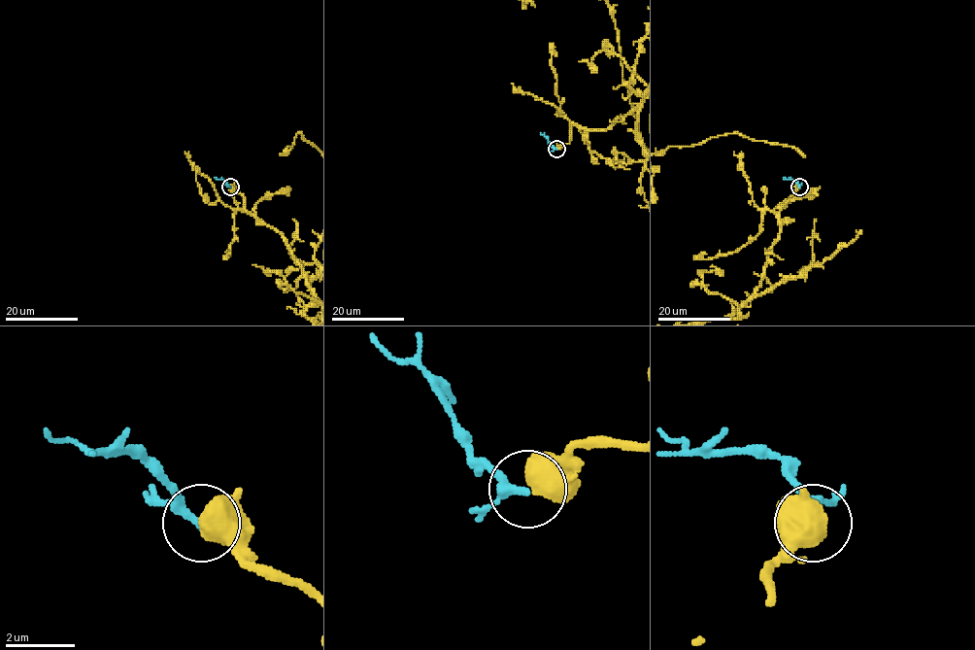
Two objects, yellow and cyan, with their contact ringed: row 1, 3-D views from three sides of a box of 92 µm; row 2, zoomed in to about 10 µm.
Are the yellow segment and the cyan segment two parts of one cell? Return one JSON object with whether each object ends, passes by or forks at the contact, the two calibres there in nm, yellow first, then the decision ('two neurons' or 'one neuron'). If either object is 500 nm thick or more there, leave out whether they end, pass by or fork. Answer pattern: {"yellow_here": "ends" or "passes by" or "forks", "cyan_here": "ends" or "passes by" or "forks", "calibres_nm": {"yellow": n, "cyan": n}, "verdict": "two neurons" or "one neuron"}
{"calibres_nm": {"yellow": 750, "cyan": 200}, "verdict": "one neuron"}

